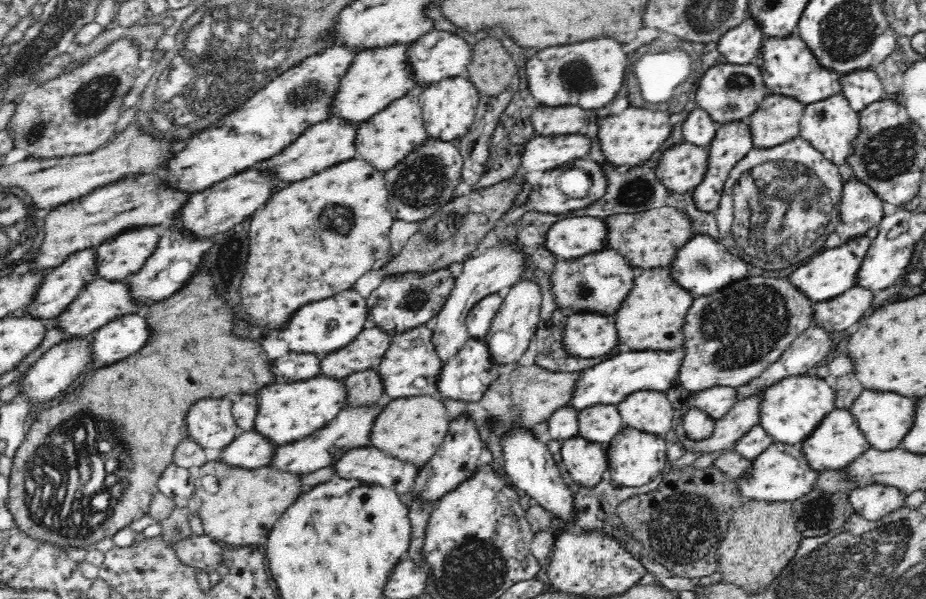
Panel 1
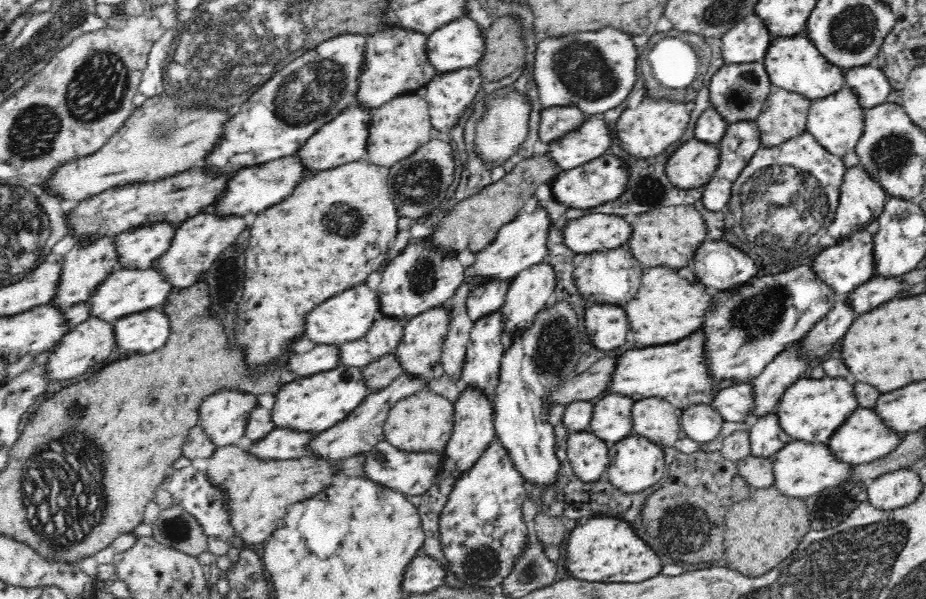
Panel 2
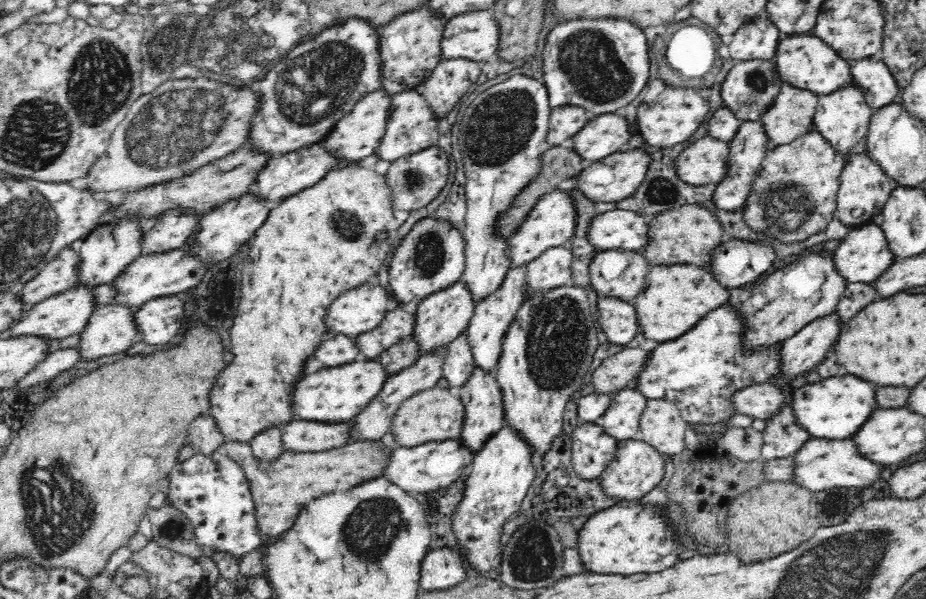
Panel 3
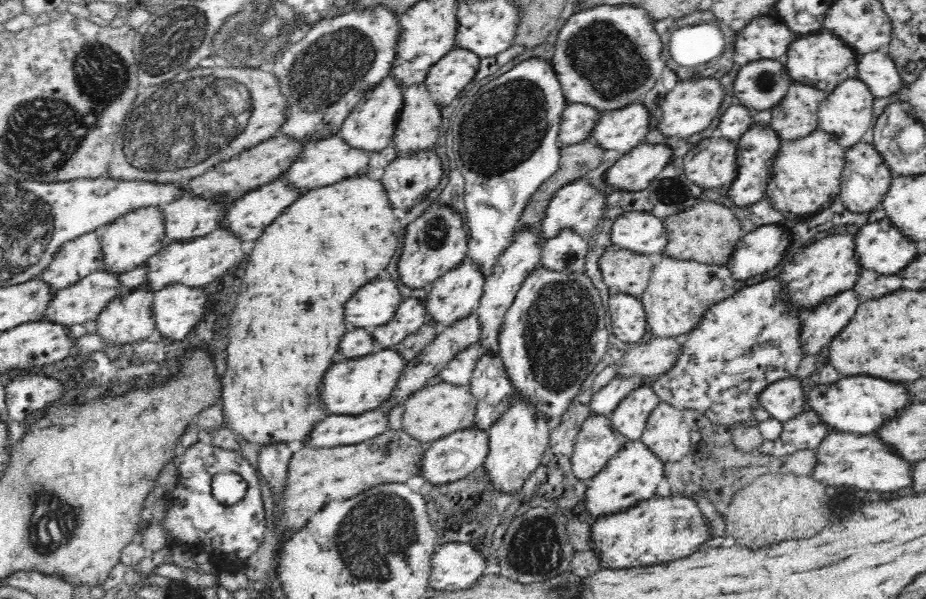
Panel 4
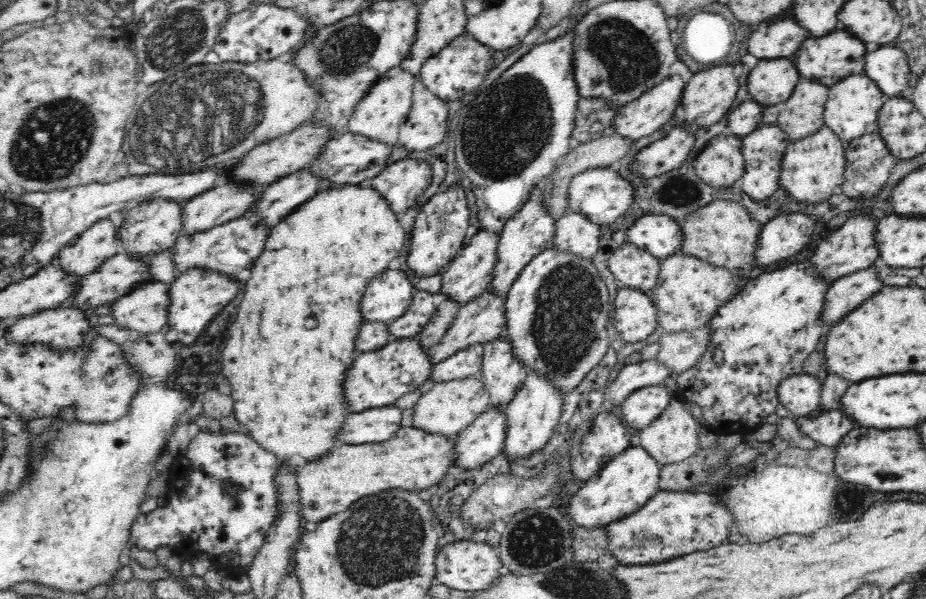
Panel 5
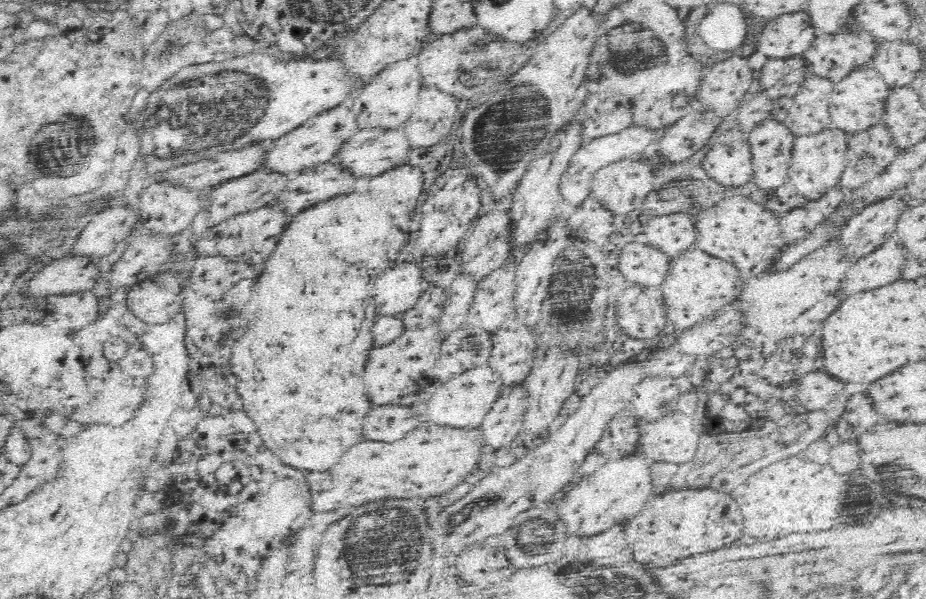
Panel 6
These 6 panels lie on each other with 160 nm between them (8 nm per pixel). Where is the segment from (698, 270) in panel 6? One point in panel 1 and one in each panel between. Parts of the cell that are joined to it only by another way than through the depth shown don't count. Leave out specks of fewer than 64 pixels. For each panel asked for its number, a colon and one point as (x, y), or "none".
1: (652, 318)
2: (672, 303)
3: (677, 296)
4: (680, 292)
5: (690, 291)

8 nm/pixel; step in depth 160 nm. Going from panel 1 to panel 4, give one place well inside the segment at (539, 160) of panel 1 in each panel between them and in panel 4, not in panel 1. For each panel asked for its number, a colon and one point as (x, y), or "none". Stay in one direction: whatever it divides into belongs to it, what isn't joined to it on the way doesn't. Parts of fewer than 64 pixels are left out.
2: (593, 138)
3: (604, 134)
4: (622, 129)

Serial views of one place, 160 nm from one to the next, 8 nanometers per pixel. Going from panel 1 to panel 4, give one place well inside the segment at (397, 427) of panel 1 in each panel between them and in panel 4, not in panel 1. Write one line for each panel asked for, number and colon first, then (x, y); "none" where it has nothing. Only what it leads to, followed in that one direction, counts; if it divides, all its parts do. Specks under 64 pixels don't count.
2: (424, 421)
3: (435, 414)
4: (434, 411)

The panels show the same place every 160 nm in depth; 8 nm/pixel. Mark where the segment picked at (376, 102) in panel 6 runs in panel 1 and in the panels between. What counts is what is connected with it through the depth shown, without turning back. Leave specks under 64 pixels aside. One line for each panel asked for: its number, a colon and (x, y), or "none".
1: (331, 142)
2: (343, 140)
3: (357, 135)
4: (371, 125)
5: (385, 106)

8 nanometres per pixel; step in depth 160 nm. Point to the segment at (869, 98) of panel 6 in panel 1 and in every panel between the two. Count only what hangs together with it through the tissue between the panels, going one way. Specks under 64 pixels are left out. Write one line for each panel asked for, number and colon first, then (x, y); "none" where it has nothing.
1: (831, 125)
2: (837, 121)
3: (843, 117)
4: (847, 112)
5: (853, 106)

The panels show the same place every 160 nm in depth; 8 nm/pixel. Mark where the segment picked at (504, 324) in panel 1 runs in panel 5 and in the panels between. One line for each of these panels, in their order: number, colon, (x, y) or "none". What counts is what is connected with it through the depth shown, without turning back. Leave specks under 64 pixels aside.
2: (533, 287)
3: (553, 268)
4: (568, 249)
5: (576, 232)

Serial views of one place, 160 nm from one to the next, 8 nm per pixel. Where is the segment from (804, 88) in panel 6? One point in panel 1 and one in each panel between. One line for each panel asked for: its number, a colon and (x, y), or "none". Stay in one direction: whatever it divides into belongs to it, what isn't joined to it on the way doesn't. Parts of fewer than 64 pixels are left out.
1: (777, 120)
2: (784, 116)
3: (791, 115)
4: (796, 116)
5: (802, 114)

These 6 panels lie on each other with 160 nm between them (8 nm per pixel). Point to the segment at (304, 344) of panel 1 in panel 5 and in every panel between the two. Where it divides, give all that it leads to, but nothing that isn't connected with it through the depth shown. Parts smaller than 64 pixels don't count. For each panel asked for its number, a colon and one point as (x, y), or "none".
2: (348, 316)
3: (363, 309)
4: (375, 304)
5: (389, 295)

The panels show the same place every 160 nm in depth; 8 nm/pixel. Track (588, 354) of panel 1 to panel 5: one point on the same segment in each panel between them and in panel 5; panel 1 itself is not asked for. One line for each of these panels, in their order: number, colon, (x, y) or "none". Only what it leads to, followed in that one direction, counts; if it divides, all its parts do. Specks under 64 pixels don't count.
2: (608, 327)
3: (619, 321)
4: (628, 318)
5: (635, 316)

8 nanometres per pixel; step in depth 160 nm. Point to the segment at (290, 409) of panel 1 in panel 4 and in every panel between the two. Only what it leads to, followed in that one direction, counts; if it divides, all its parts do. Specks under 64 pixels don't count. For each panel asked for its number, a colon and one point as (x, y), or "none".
2: (317, 403)
3: (339, 394)
4: (353, 387)

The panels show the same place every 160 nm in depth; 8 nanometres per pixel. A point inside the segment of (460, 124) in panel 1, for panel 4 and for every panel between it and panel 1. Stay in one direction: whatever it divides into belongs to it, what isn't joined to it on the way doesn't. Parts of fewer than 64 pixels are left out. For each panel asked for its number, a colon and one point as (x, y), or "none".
2: (449, 93)
3: (451, 78)
4: (446, 78)

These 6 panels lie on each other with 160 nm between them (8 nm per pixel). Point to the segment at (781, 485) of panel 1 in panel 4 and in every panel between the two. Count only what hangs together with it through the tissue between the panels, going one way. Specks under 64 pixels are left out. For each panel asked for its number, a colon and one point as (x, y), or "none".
2: (802, 469)
3: (822, 463)
4: (844, 458)

